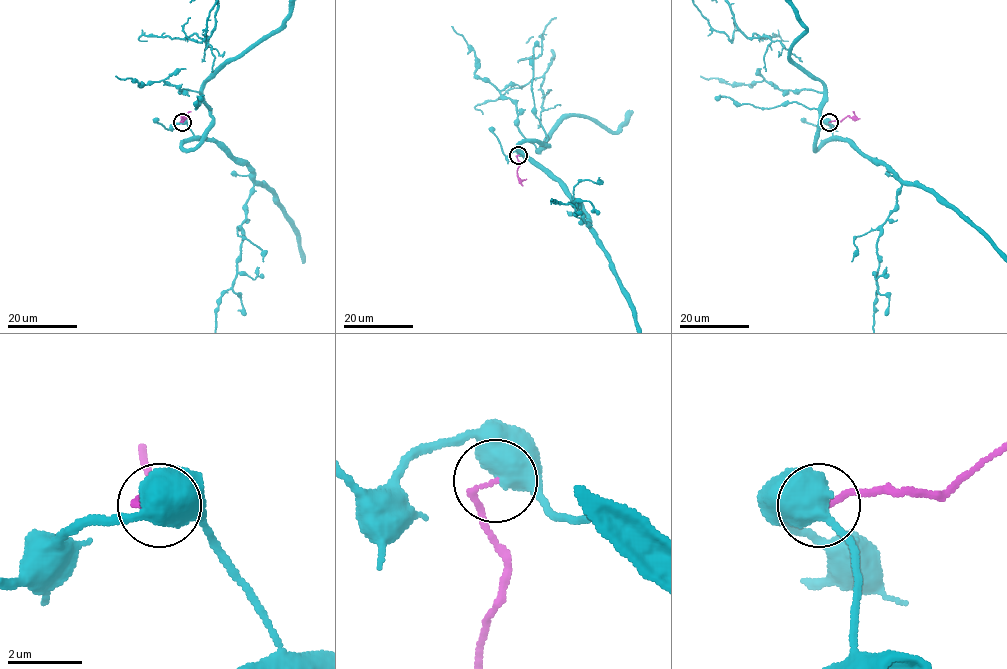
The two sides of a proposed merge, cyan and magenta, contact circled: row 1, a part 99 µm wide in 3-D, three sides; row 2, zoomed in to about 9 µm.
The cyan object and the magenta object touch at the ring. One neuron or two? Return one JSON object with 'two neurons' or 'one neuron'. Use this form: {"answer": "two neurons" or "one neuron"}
{"answer": "two neurons"}

